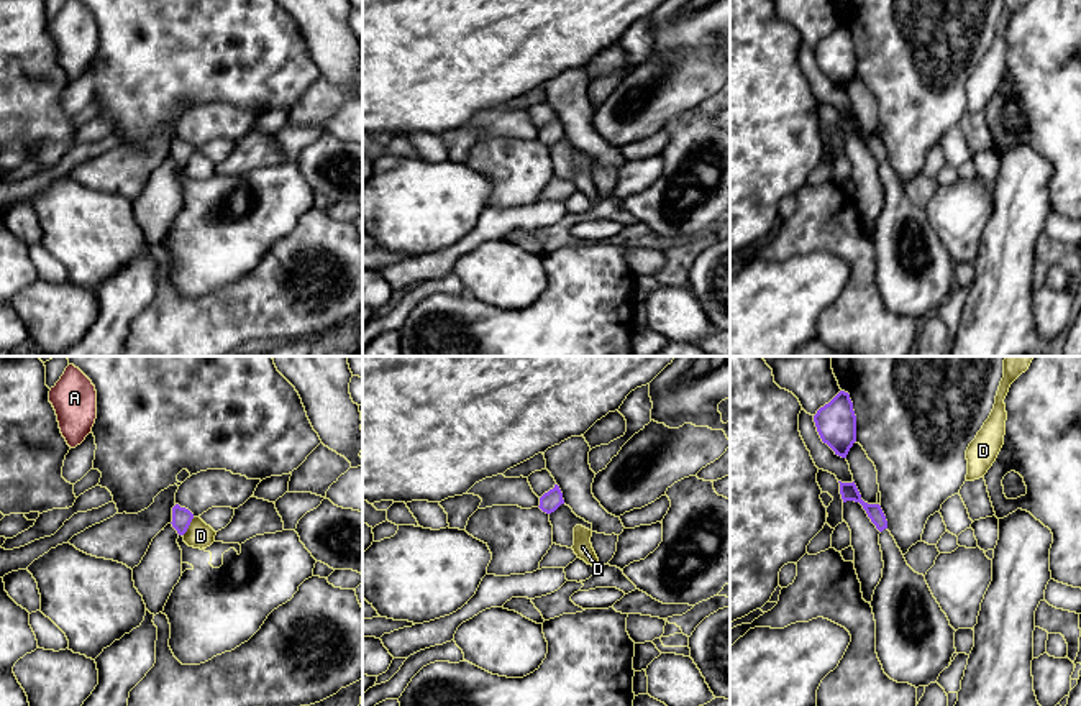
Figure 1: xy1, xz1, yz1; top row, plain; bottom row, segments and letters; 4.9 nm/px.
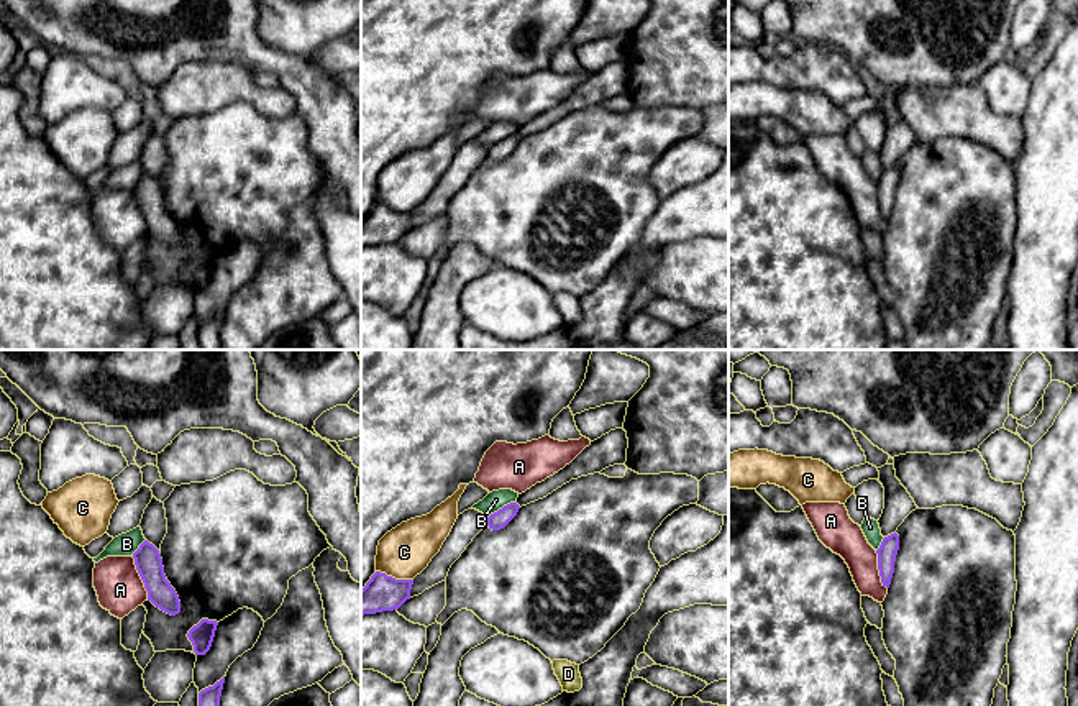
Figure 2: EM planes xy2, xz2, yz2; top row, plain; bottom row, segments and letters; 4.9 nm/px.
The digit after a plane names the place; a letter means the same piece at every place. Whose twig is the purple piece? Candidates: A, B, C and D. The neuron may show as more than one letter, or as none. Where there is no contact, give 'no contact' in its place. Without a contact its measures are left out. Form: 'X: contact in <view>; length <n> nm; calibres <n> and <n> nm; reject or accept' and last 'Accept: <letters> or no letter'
A: contact in xy2; length 240 nm; calibres 130 and 240 nm; reject
B: contact in xz2; length 160 nm; calibres 90 and 90 nm; reject
C: contact in xz2; length 190 nm; calibres 180 and 260 nm; reject
D: contact in xy1; length 110 nm; calibres 100 and 130 nm; reject
Accept: no letter

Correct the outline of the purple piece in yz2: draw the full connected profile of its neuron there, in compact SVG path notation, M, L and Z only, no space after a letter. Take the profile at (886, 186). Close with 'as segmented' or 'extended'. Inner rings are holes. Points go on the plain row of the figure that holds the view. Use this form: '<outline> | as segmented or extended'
M894 164L883 171L878 186L878 202L883 218L889 220L894 205L894 194L899 182L899 167Z | as segmented

